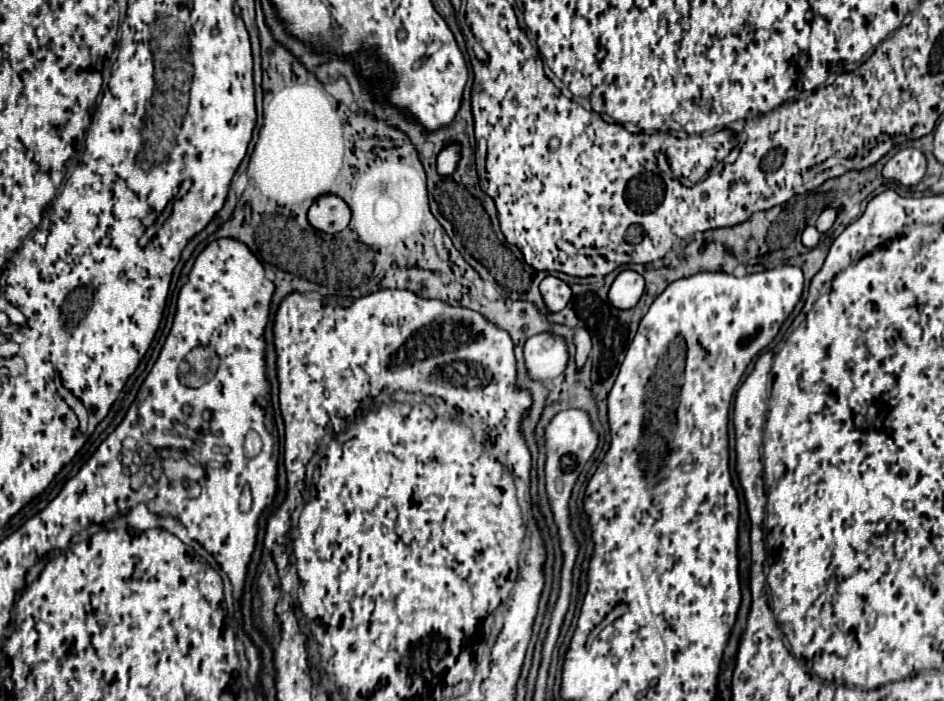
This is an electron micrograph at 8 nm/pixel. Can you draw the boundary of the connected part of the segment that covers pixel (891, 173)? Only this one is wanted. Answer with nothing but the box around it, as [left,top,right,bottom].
[881,148,925,186]

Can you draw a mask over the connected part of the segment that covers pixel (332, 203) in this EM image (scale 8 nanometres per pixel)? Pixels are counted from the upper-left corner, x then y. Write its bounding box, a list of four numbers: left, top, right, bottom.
[309,194,351,234]

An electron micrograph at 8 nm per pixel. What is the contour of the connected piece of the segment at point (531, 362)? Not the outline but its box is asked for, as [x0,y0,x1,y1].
[523,334,567,382]

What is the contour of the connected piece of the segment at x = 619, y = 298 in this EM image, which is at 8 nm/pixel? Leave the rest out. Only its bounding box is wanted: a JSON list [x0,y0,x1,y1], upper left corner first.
[607,270,645,310]

